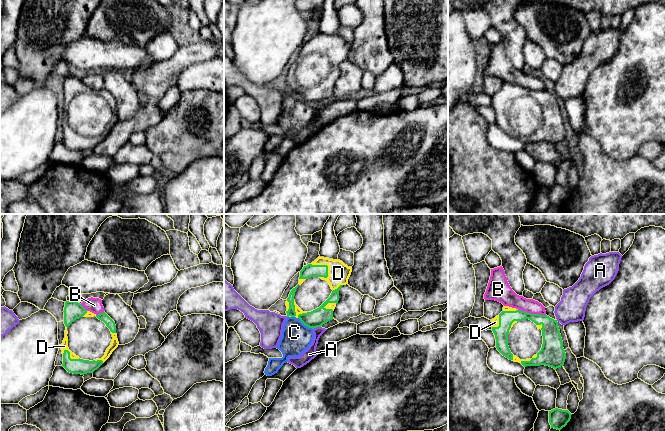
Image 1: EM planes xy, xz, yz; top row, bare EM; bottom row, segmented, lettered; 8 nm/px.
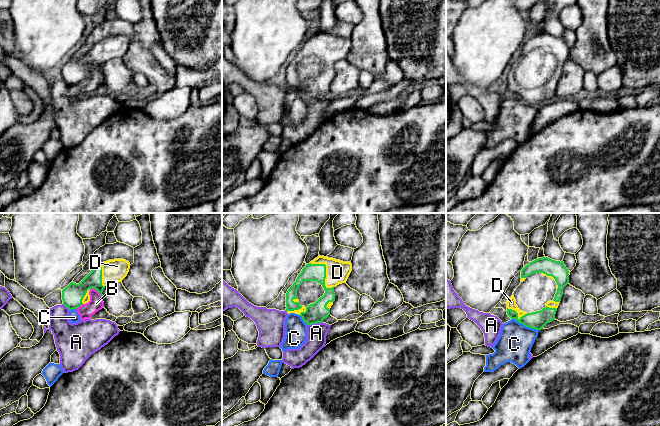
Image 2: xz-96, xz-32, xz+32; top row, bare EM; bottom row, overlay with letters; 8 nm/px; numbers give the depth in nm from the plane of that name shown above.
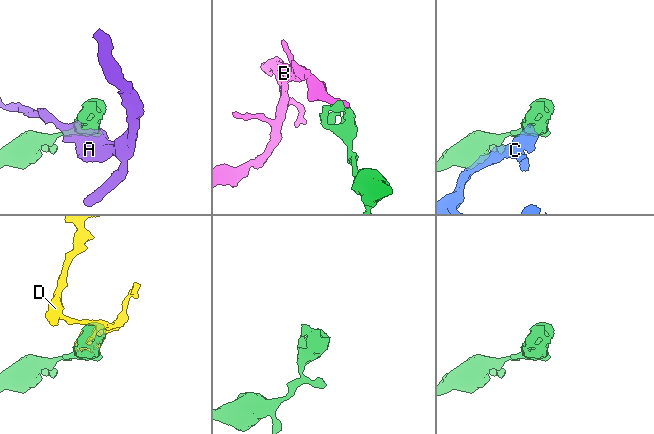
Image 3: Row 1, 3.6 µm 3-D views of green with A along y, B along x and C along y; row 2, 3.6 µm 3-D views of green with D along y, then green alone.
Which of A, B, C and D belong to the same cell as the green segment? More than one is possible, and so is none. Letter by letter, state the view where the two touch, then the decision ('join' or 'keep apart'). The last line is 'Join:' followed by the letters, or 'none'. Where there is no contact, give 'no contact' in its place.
A: xz | keep apart
B: yz | keep apart
C: xz | keep apart
D: xz | join
Join: D

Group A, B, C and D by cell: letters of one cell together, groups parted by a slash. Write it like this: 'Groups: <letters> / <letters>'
Groups: A / B C / D

